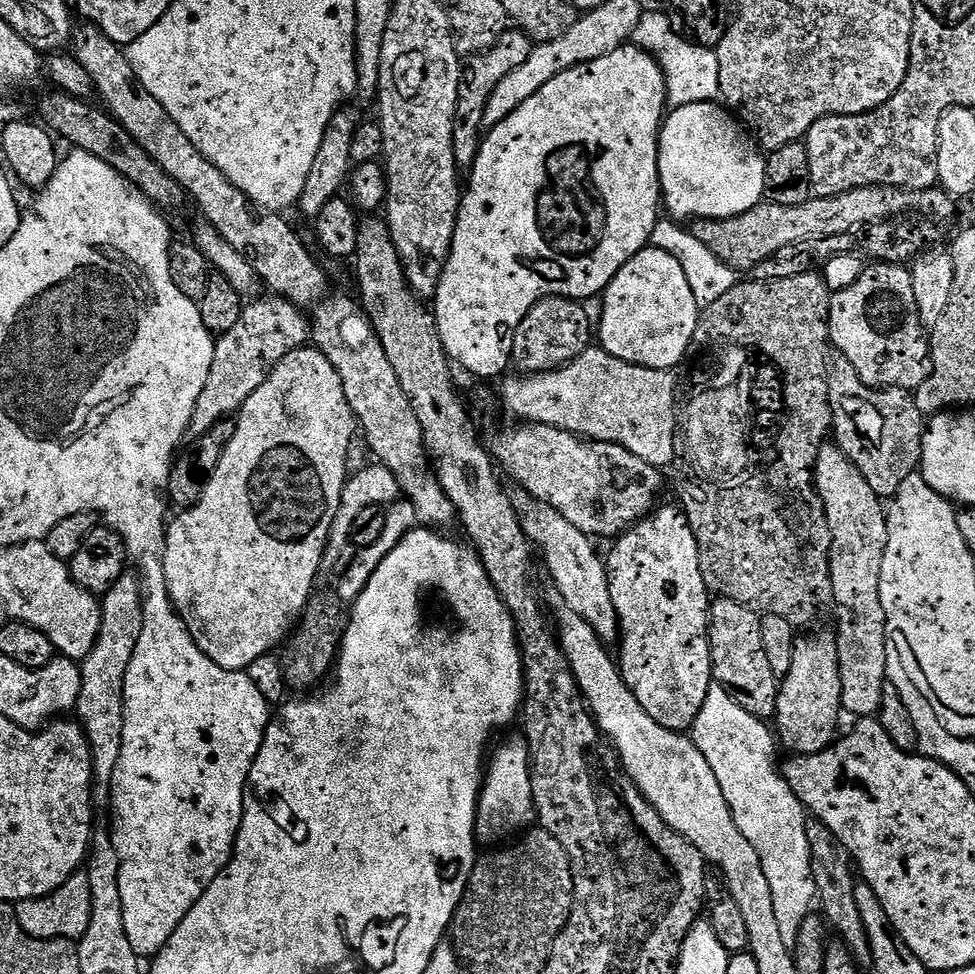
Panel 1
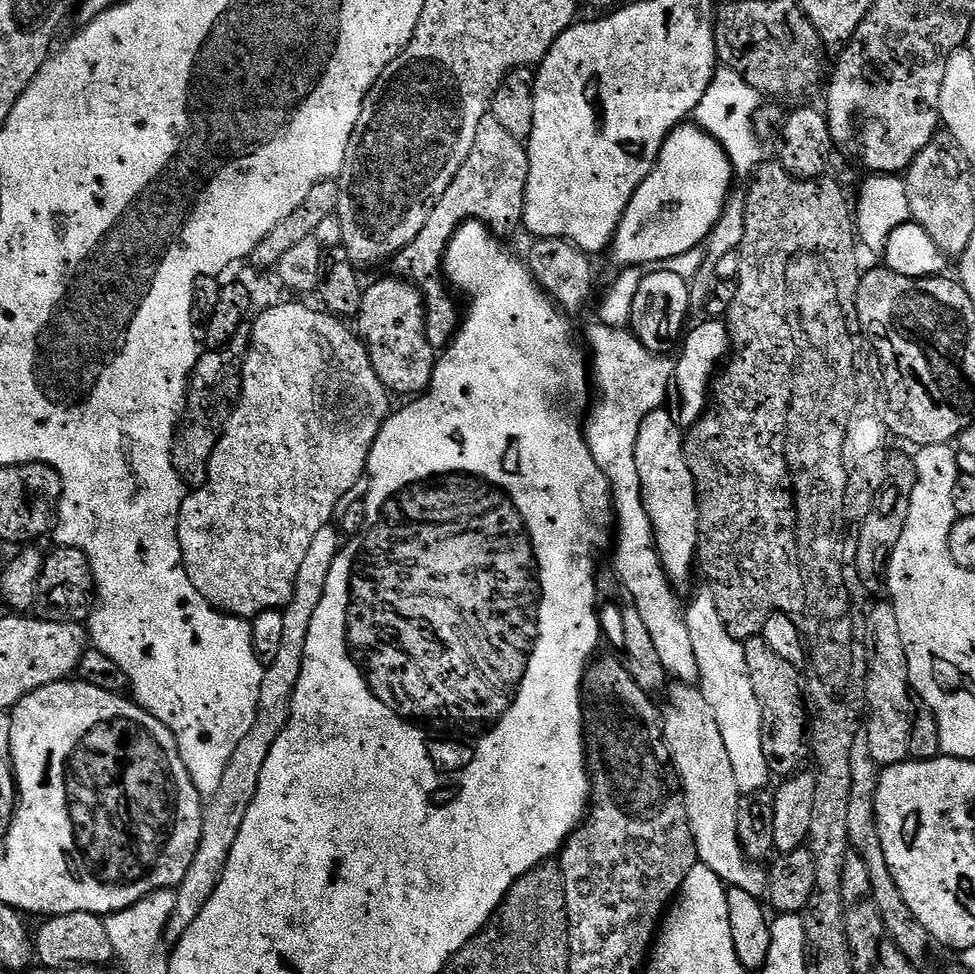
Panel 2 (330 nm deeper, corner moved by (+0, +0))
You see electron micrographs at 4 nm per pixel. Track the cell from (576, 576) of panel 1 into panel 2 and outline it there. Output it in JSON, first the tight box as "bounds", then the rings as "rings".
{"bounds":[662,682,768,897],"rings":[[[681,682],[672,685],[673,688],[669,687],[666,692],[672,708],[663,709],[662,731],[671,767],[684,794],[688,825],[696,843],[699,863],[710,866],[728,888],[763,897],[768,891],[768,874],[759,863],[752,863],[744,856],[740,845],[737,813],[742,780],[734,774],[734,766],[730,766],[730,754],[726,754],[726,742],[722,742],[722,730],[718,730],[714,710],[710,710],[699,687]]]}

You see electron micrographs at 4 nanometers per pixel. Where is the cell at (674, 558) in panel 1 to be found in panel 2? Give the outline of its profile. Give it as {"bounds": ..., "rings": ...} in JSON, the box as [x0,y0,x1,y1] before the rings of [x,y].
{"bounds":[634,407,700,590],"rings":[[[667,407],[655,408],[650,414],[646,414],[646,418],[642,422],[642,426],[638,430],[638,446],[634,446],[634,458],[636,459],[636,466],[638,468],[638,478],[640,479],[640,493],[644,499],[644,506],[646,508],[646,514],[650,518],[652,523],[652,533],[656,539],[656,549],[660,555],[660,561],[664,567],[664,573],[668,576],[669,580],[672,581],[673,585],[677,589],[683,590],[688,583],[692,580],[692,568],[694,572],[694,565],[697,563],[696,559],[696,547],[700,541],[700,527],[698,526],[698,506],[696,505],[696,483],[694,478],[690,474],[690,466],[686,466],[686,458],[684,457],[684,437],[685,433],[682,431],[677,417],[672,416],[668,413],[669,409]]]}

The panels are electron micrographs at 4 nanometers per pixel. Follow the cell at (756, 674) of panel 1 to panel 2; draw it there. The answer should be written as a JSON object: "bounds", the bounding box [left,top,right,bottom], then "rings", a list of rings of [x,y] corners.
{"bounds":[743,635,810,778],"rings":[[[763,635],[743,641],[744,661],[754,686],[754,698],[762,710],[762,754],[766,754],[766,766],[774,777],[787,778],[805,767],[804,759],[810,756],[810,721],[806,703],[806,680],[800,677],[801,669],[786,662],[766,646]]]}

